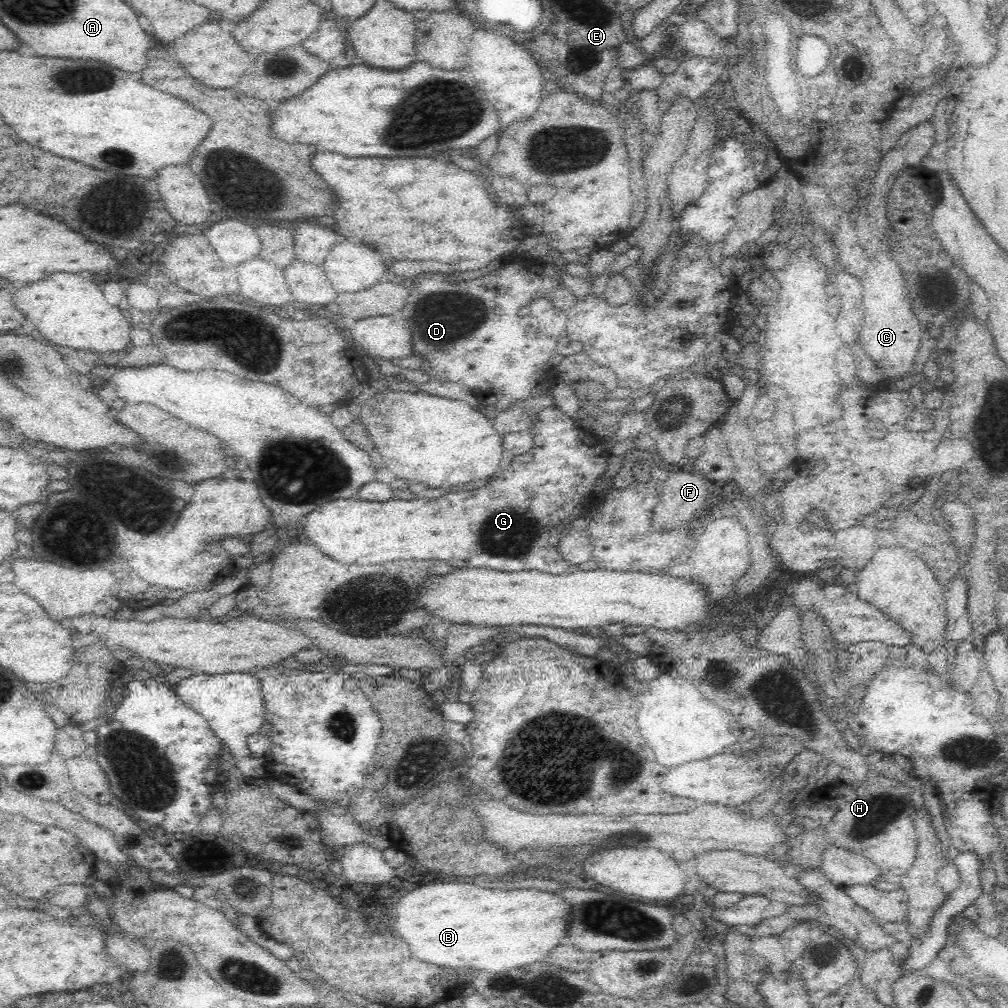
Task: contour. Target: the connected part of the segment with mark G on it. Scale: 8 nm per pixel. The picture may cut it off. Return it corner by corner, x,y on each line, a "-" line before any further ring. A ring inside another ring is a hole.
554,404
536,414
536,422
529,432
532,450
511,458
510,468
500,472
488,486
446,494
436,502
336,500
306,516
304,534
326,556
344,564
380,566
408,560
410,556
416,560
438,558
458,568
569,572
573,567
558,553
558,542
572,521
583,516
584,504
604,478
608,448
593,431
576,423
-
404,550
410,554
404,554

